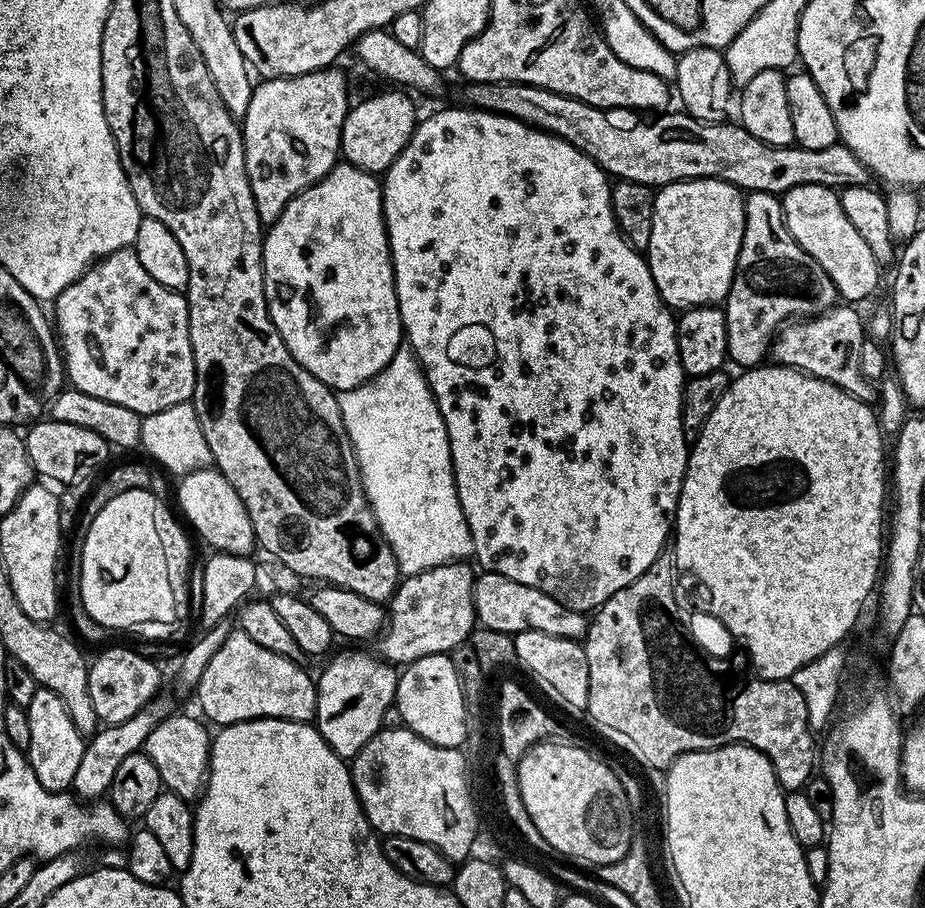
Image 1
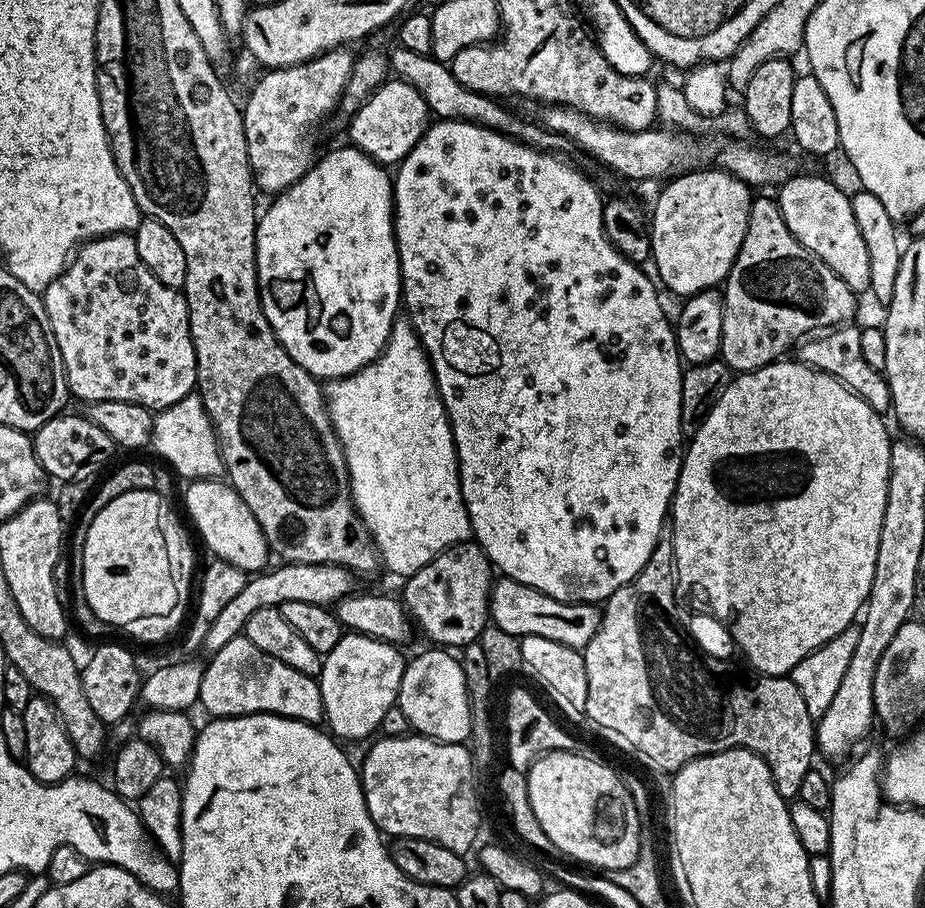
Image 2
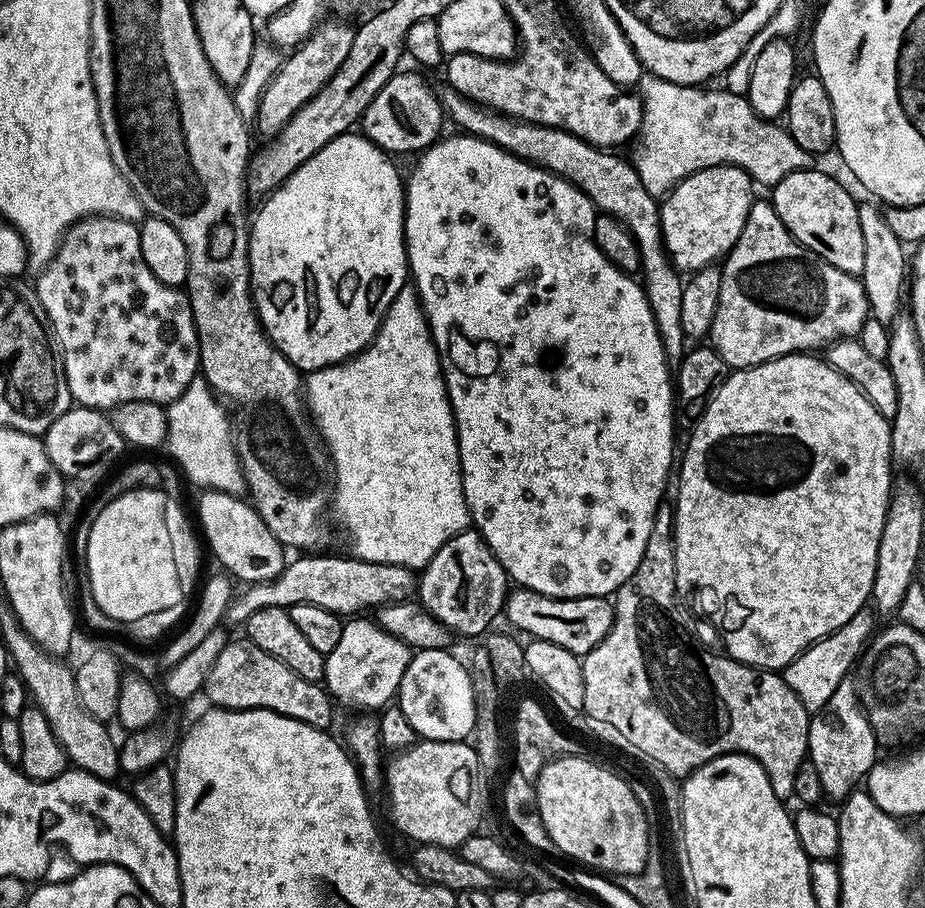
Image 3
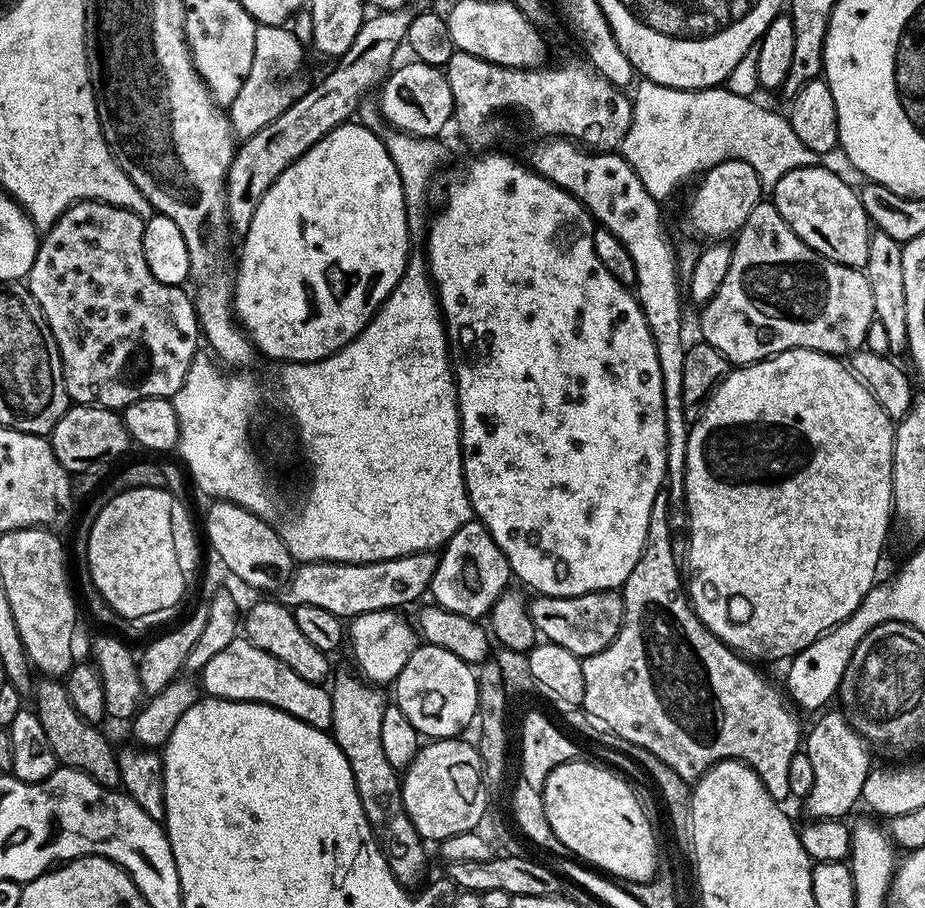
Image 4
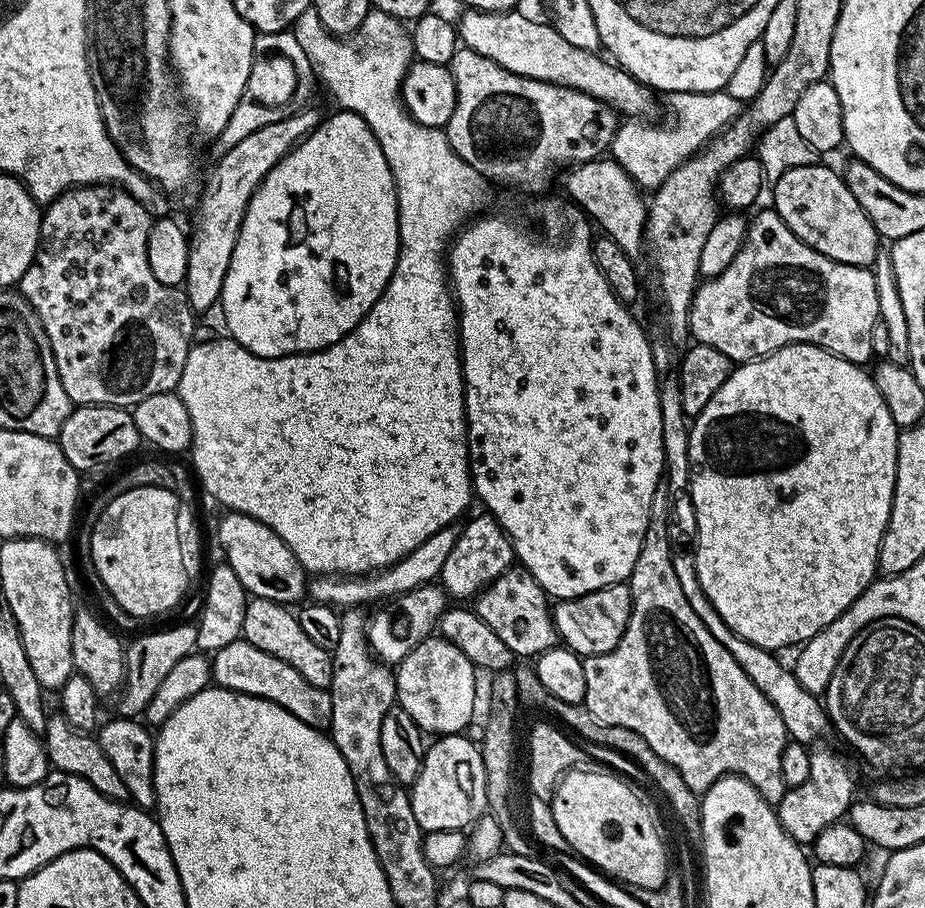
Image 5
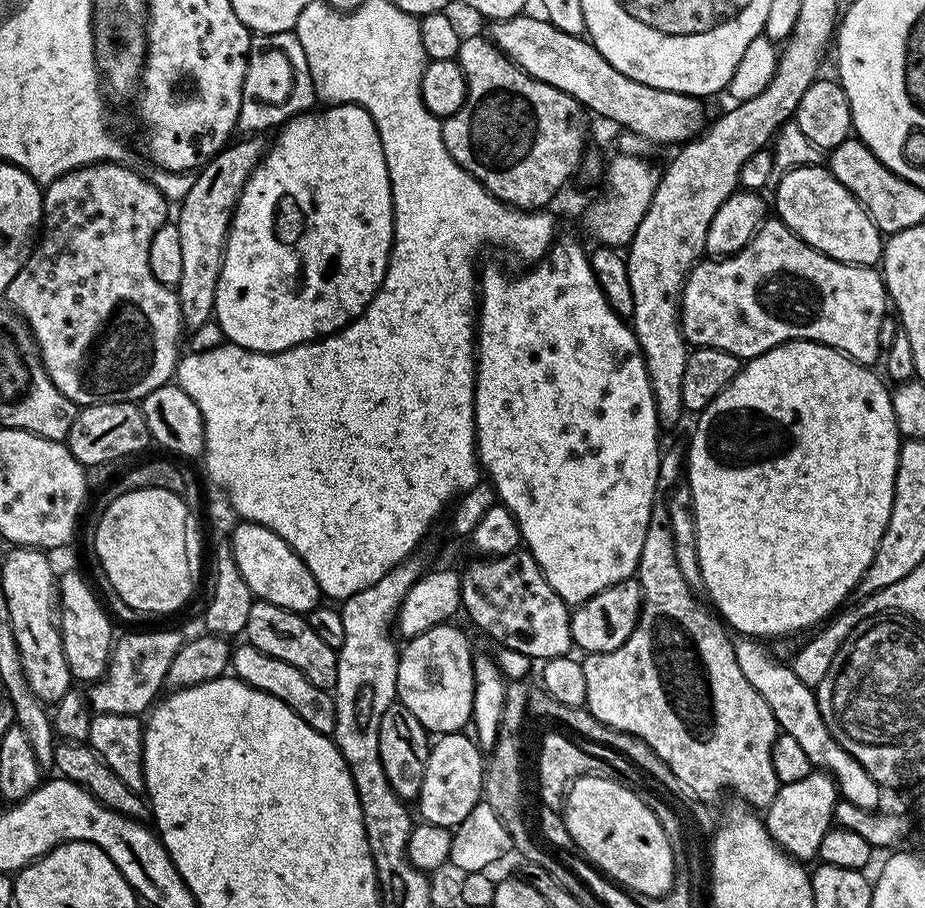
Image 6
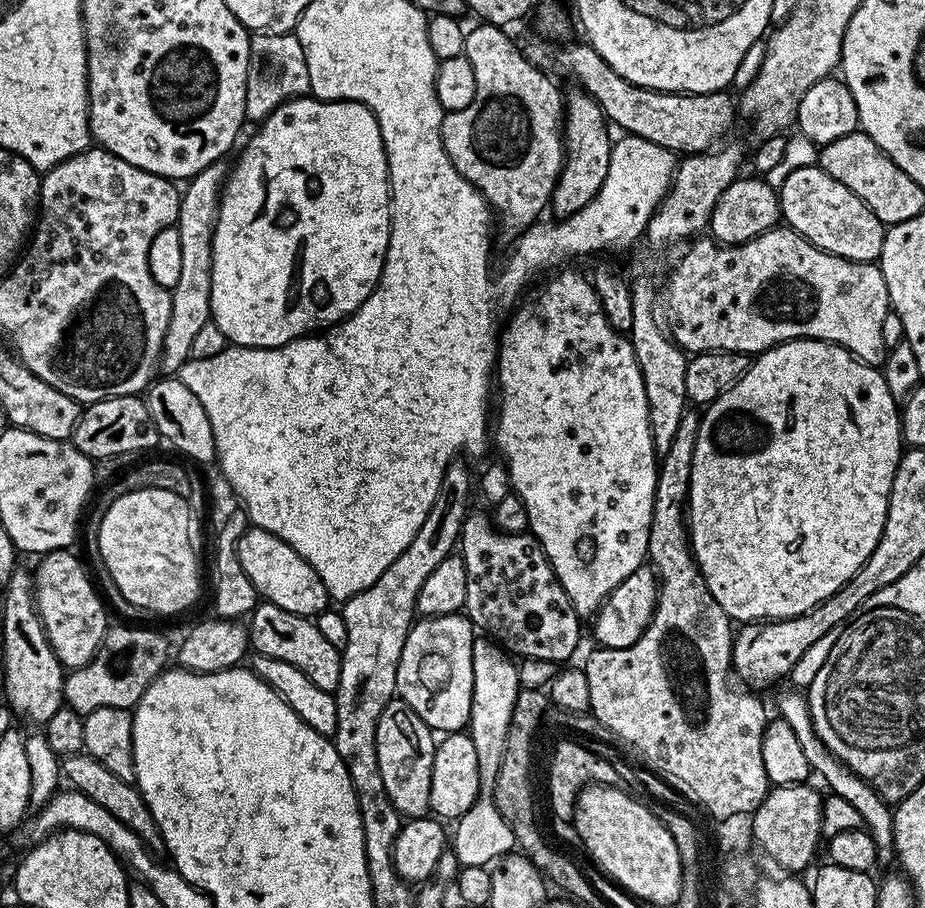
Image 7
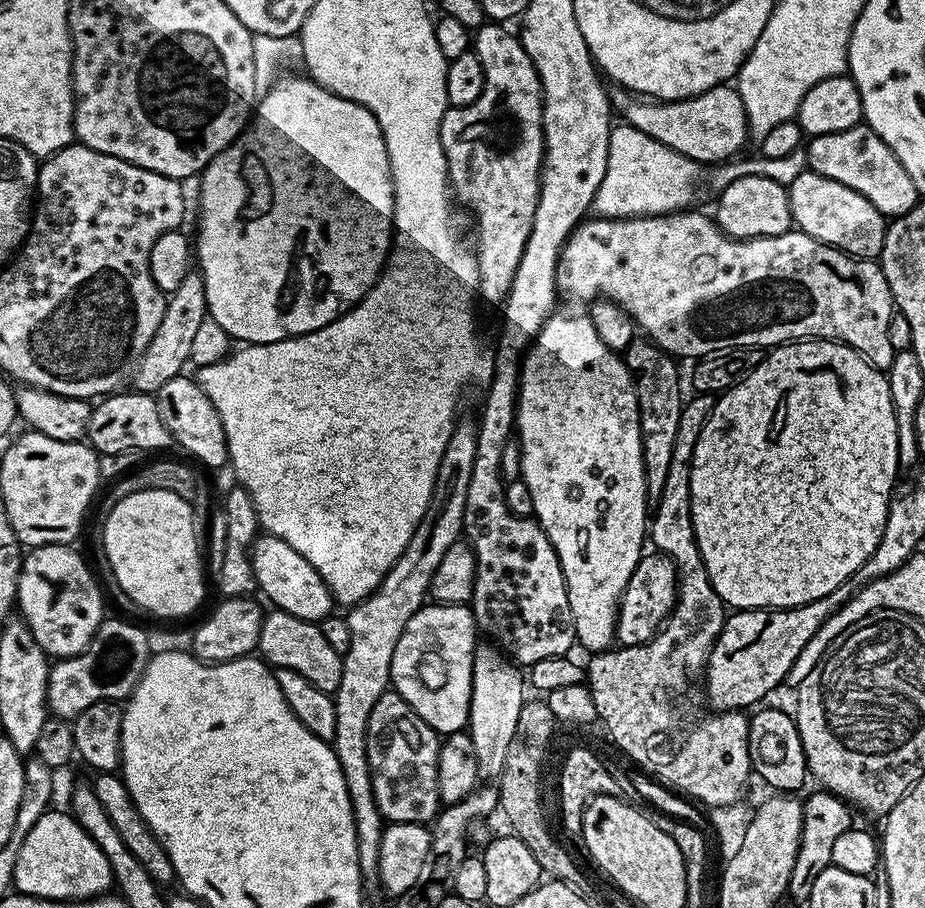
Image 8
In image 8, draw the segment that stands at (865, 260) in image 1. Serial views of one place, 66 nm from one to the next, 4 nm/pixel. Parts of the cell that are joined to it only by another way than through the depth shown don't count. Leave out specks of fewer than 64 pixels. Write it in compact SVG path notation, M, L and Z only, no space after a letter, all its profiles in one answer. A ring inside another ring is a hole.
M803 170L787 185L793 225L823 244L857 258L879 257L884 245L886 217L862 194L834 182L822 174Z

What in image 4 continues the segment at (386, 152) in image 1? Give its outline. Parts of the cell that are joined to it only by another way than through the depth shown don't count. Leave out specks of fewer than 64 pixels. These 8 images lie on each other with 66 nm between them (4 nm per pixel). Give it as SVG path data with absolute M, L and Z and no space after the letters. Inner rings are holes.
M409 59L409 64L393 67L388 74L388 79L384 81L379 89L380 104L378 111L385 121L392 123L391 127L398 132L407 132L409 136L423 136L425 138L436 138L441 134L444 127L449 127L454 116L454 98L450 94L450 82L448 73L444 68L435 68L429 64L423 64L421 60Z

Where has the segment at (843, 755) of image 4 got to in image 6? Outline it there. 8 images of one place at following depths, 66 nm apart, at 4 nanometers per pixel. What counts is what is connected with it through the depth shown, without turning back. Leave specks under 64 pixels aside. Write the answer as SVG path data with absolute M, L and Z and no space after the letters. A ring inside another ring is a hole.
M814 770L802 782L781 784L774 802L763 813L764 826L774 843L794 860L809 862L820 854L822 838L833 827L838 799L836 781L827 771Z

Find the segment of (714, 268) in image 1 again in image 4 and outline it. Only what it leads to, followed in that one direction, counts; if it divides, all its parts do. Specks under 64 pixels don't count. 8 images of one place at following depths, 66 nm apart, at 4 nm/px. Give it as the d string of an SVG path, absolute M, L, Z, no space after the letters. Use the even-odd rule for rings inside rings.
M724 160L703 173L698 180L700 185L688 204L688 220L693 230L700 236L712 236L708 238L735 237L746 218L750 218L750 210L761 203L760 174L745 160Z

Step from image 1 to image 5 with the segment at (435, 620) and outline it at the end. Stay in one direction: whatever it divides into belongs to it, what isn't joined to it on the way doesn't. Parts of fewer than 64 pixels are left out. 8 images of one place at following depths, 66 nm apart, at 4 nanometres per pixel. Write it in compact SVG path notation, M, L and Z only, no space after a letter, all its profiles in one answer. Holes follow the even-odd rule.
M481 514L463 525L461 536L457 538L450 556L446 558L438 580L449 597L456 599L457 596L460 599L457 601L468 602L479 596L483 588L497 580L513 564L512 539L504 533L495 518Z

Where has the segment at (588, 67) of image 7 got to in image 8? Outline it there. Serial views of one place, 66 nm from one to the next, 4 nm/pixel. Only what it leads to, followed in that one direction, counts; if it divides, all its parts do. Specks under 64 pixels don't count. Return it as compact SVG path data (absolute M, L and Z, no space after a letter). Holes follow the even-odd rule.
M719 84L685 100L641 98L616 86L611 89L610 103L619 115L620 112L624 115L623 123L642 130L642 134L650 134L650 138L662 142L662 146L670 146L678 154L686 154L686 158L700 166L731 161L737 155L735 152L750 140L746 106L742 106L735 87L728 84Z

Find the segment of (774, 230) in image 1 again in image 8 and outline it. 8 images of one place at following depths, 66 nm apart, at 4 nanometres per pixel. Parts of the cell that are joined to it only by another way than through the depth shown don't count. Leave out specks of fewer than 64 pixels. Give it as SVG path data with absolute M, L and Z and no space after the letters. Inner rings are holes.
M677 210L671 214L662 216L634 216L631 217L630 226L628 220L610 220L607 218L588 218L583 221L573 232L568 235L568 240L560 250L560 257L556 263L556 290L561 297L569 296L572 300L585 300L591 302L597 298L613 300L626 314L630 314L639 331L653 344L663 348L665 352L677 357L692 356L691 358L703 358L709 354L720 354L733 348L763 348L771 350L779 345L819 338L822 340L834 340L842 344L848 344L855 348L860 355L865 356L871 364L881 370L886 370L894 362L896 351L890 346L890 318L894 311L892 291L886 282L884 272L879 263L872 258L857 258L846 252L840 252L829 244L818 242L799 230L789 230L781 236L756 236L752 240L738 240L724 235L720 225L711 215L703 216L693 210ZM657 224L662 231L656 236L656 248L660 252L636 252L644 232L640 228L652 228Z

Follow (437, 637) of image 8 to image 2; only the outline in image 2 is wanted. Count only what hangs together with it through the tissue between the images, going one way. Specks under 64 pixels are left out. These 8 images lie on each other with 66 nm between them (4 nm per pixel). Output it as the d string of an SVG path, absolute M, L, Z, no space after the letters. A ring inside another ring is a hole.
M432 650L424 652L407 661L404 665L402 682L400 683L399 711L403 712L404 719L409 725L413 724L417 733L440 740L443 744L464 744L472 734L472 715L468 705L468 691L466 678L462 674L459 659L448 650Z

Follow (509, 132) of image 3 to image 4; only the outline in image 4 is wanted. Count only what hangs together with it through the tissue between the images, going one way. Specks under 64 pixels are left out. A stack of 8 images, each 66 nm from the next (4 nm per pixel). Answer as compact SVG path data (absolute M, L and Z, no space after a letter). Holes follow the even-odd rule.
M565 137L546 138L537 144L539 145L534 147L530 154L529 167L578 198L593 219L601 227L610 230L626 246L634 261L634 295L643 310L647 325L650 326L655 353L658 354L659 370L662 371L667 440L667 518L674 560L676 564L683 565L688 556L688 512L684 498L686 446L690 426L682 406L682 371L687 347L685 340L682 340L684 300L678 256L664 236L661 205L659 201L651 198L646 186L639 181L638 174L635 174L630 164L618 152L593 152L581 148L575 141Z

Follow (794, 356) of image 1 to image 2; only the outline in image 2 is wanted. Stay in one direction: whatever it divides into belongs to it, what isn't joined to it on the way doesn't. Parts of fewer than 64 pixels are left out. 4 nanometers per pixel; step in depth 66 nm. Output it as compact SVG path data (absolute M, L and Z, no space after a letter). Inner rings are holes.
M849 322L825 331L823 334L816 334L805 339L799 345L801 348L798 359L801 364L808 364L811 368L838 378L854 394L858 394L858 398L862 398L862 402L866 402L866 406L870 406L870 410L881 414L891 413L890 386L886 382L883 371L870 366L870 362L866 362L866 358L862 358L860 328L854 325L855 323Z

